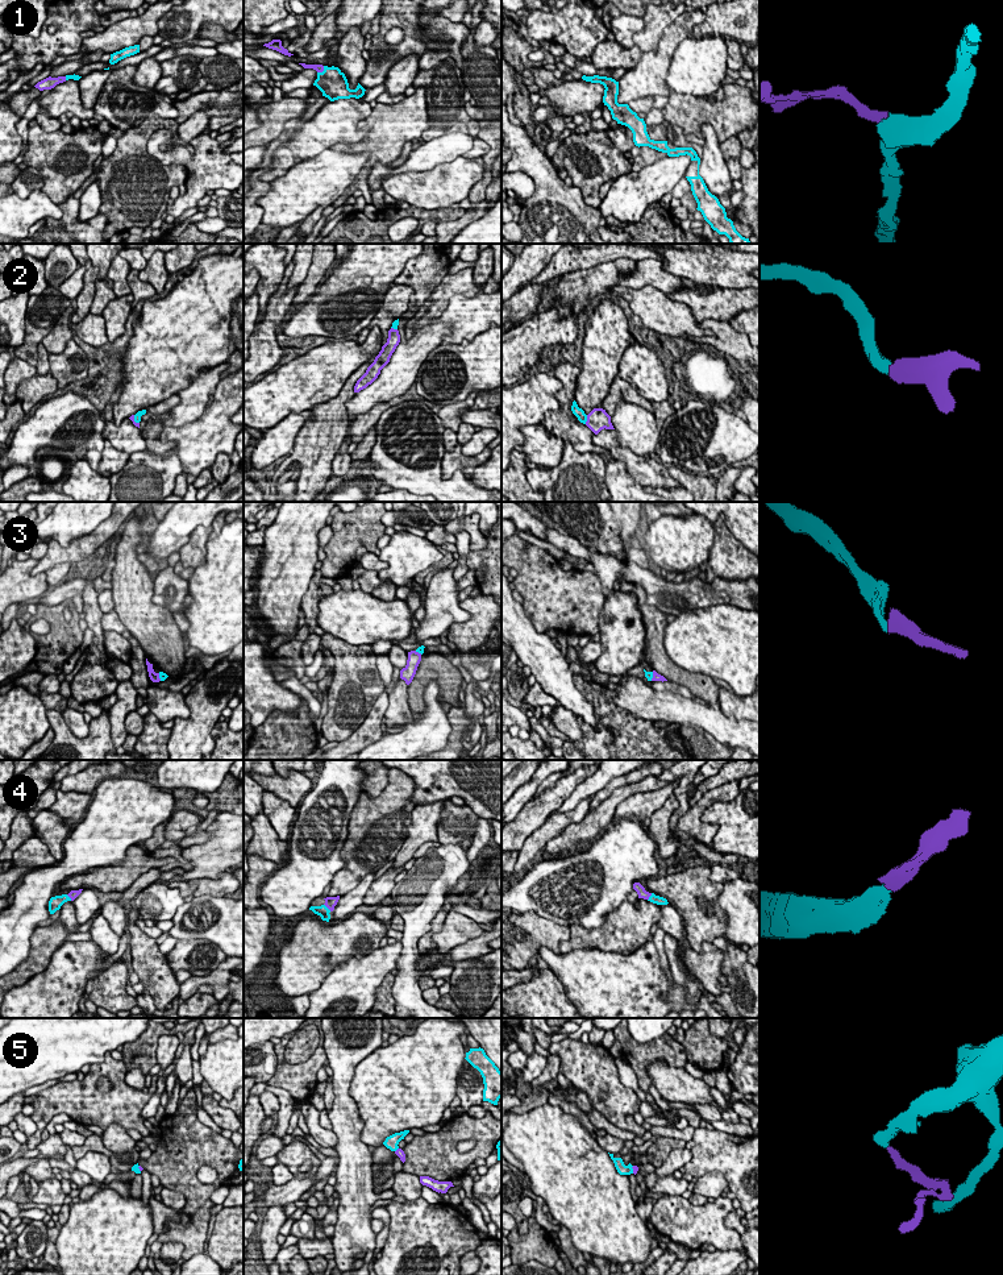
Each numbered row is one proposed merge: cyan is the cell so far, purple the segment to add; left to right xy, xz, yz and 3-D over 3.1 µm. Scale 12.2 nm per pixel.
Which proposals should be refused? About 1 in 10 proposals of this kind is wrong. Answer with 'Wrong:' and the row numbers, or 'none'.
Wrong: none

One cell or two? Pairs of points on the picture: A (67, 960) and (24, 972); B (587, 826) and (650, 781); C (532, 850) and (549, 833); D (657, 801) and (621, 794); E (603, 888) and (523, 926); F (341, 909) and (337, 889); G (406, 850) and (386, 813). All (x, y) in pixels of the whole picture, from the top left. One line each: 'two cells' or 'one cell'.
A: two cells
B: one cell
C: one cell
D: two cells
E: two cells
F: two cells
G: two cells

